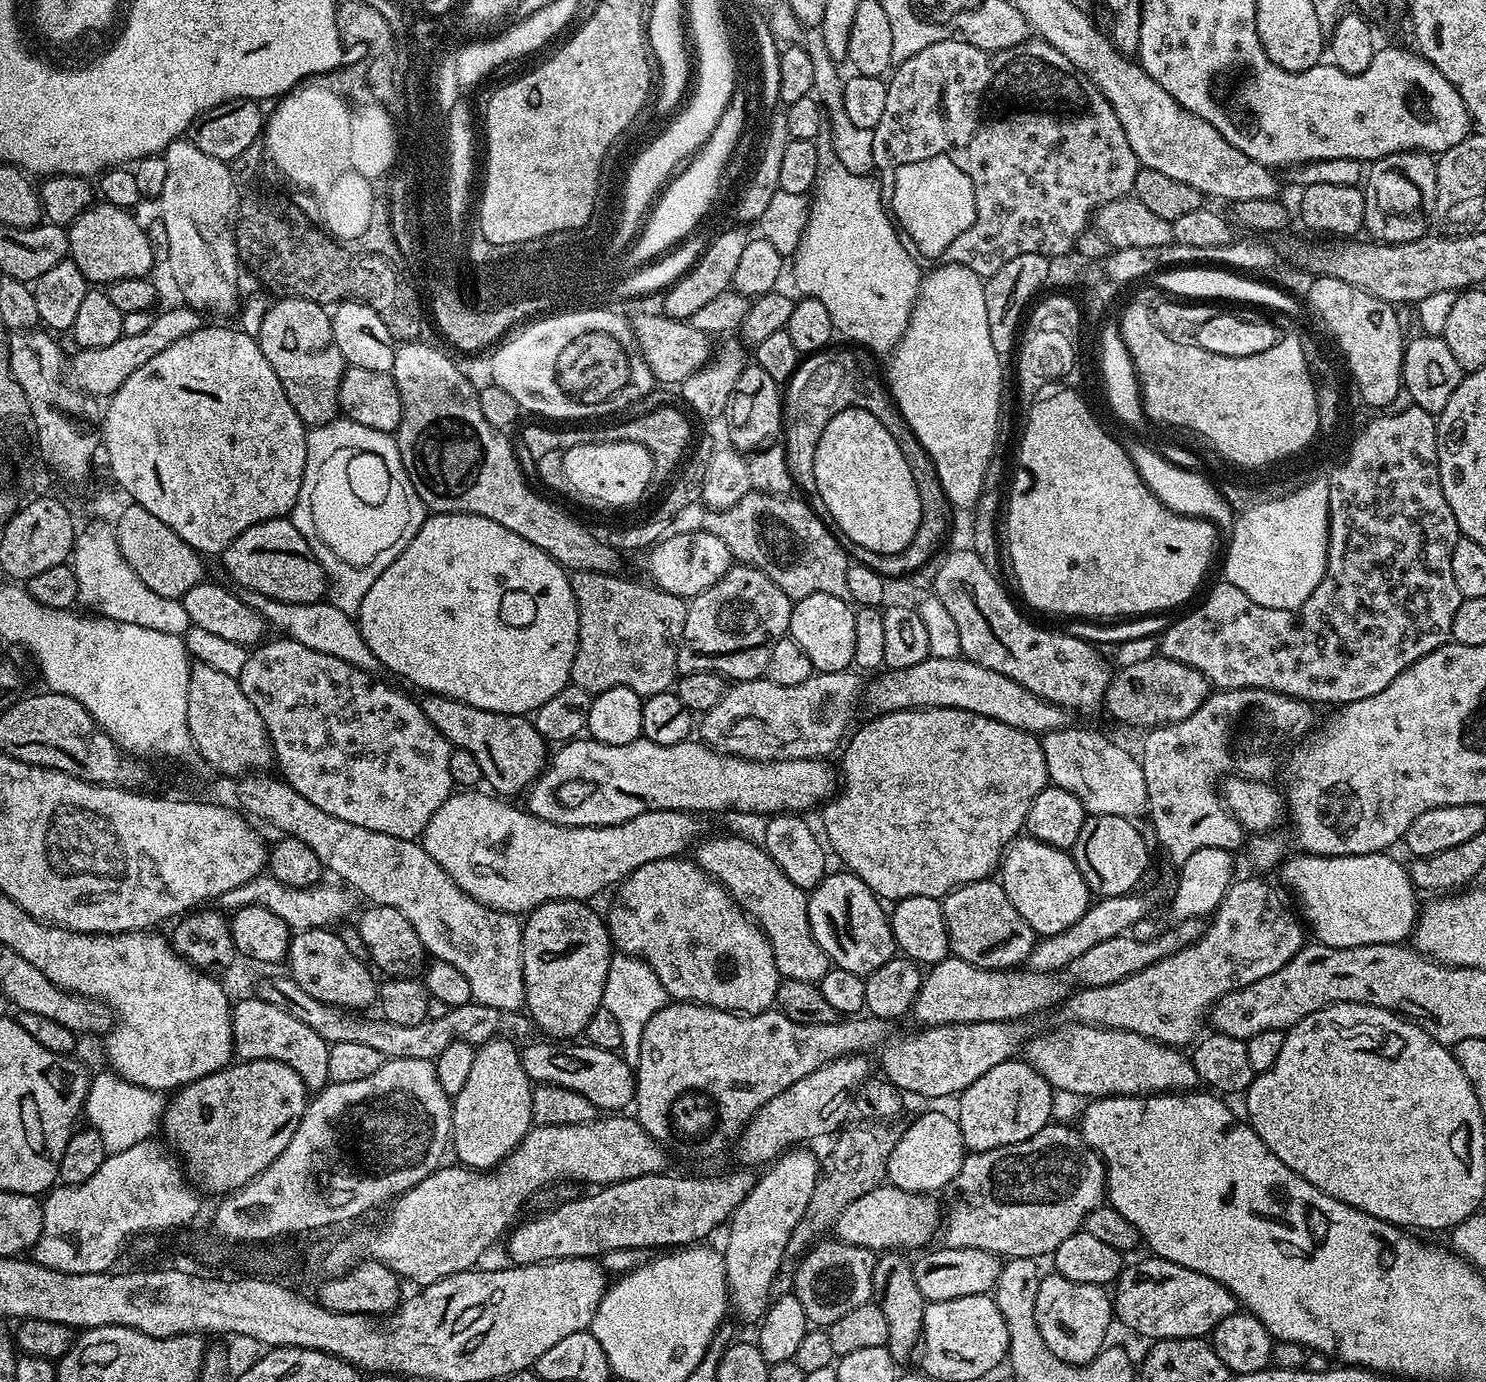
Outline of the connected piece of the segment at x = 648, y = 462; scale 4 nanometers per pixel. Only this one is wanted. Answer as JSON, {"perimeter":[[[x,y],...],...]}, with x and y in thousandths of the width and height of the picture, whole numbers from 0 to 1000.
{"perimeter":[[[412,319],[407,321],[384,323],[379,327],[382,353],[391,356],[396,363],[405,360],[409,365],[427,365],[433,360],[438,347],[439,329],[435,323],[425,319]]]}

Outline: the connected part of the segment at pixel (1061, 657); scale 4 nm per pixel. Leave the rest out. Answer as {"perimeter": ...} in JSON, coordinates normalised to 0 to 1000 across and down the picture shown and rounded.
{"perimeter":[[[653,398],[649,399],[641,399],[633,408],[633,412],[630,414],[630,418],[627,420],[627,428],[634,436],[634,438],[637,438],[637,441],[639,441],[639,447],[642,447],[642,451],[645,453],[645,462],[646,462],[647,473],[651,477],[658,479],[658,482],[664,482],[664,485],[672,485],[672,488],[677,488],[677,491],[682,491],[682,493],[685,493],[685,496],[690,496],[690,499],[693,499],[693,502],[699,502],[699,505],[701,505],[704,508],[712,510],[713,512],[721,515],[738,515],[743,512],[743,503],[746,499],[746,495],[748,493],[750,488],[749,484],[746,484],[746,480],[740,475],[738,470],[731,463],[727,463],[724,460],[717,459],[715,457],[705,457],[703,454],[699,454],[697,452],[694,452],[685,441],[681,438],[680,432],[676,429],[676,425],[672,423],[671,415],[664,412],[664,407],[661,407],[661,404],[658,404],[658,401]]]}

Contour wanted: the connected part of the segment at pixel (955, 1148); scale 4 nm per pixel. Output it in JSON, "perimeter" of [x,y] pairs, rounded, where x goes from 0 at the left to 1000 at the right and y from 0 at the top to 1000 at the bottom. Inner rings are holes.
{"perimeter":[[[626,803],[606,818],[605,826],[602,828],[597,842],[596,852],[602,860],[612,863],[630,864],[640,857],[651,834],[644,810],[641,807]]]}

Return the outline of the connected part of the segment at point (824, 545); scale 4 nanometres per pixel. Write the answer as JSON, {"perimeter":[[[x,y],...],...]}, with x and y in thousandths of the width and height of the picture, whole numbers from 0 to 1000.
{"perimeter":[[[508,355],[503,356],[499,363],[489,369],[476,369],[472,378],[473,384],[486,389],[493,399],[493,406],[513,412],[534,436],[545,430],[559,430],[572,435],[572,424],[569,424],[572,402],[568,400],[569,394],[557,378],[555,380],[549,374],[545,365],[534,360],[533,357],[519,359]]]}

